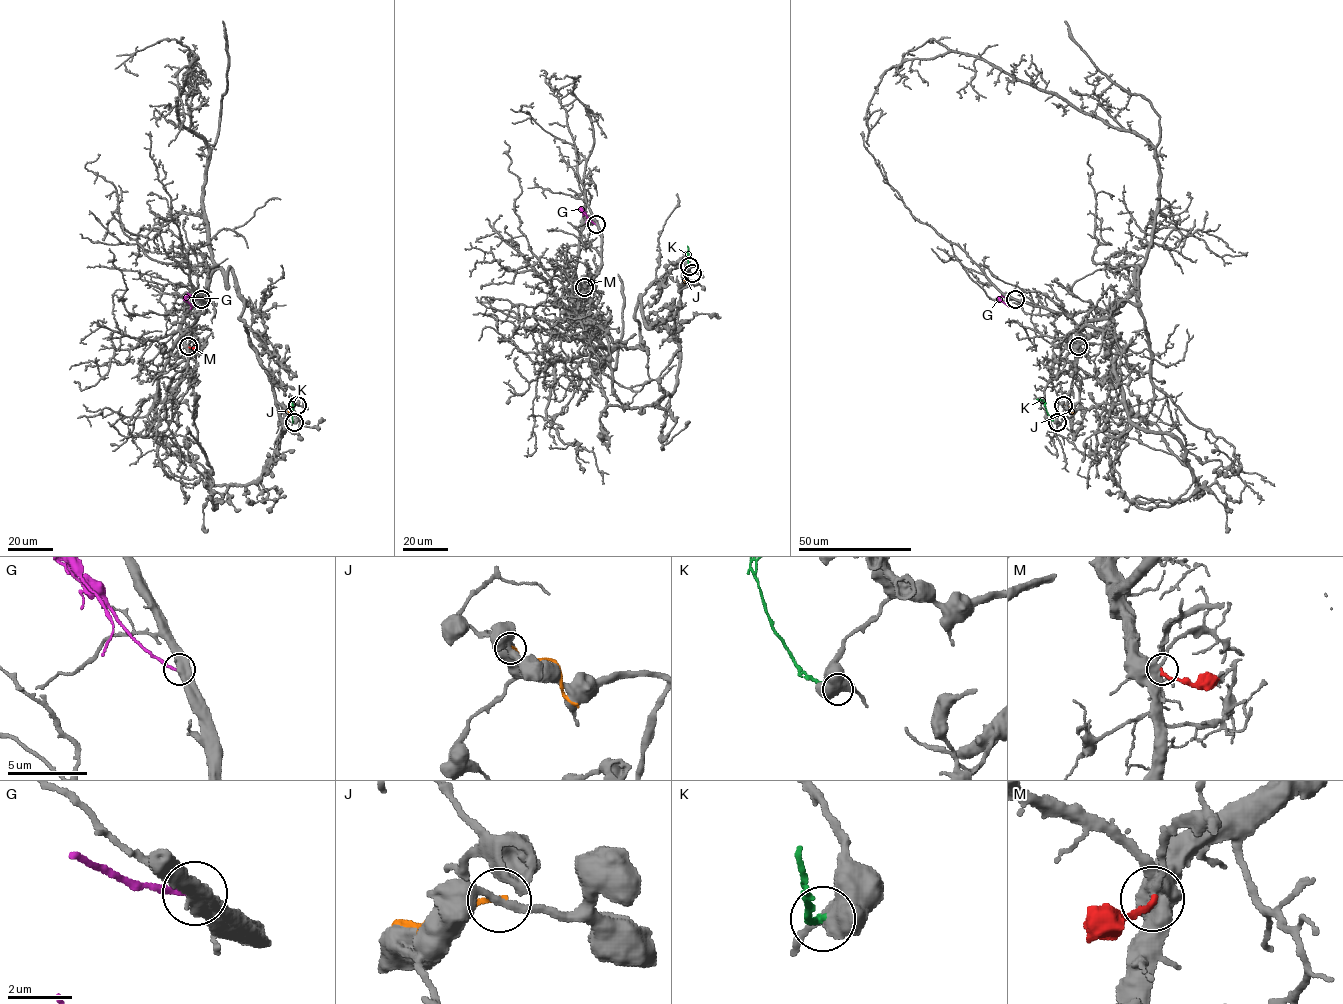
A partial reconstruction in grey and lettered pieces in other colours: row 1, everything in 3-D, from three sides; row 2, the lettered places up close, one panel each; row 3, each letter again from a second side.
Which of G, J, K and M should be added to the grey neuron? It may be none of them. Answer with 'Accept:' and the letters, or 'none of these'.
Accept: none of these

